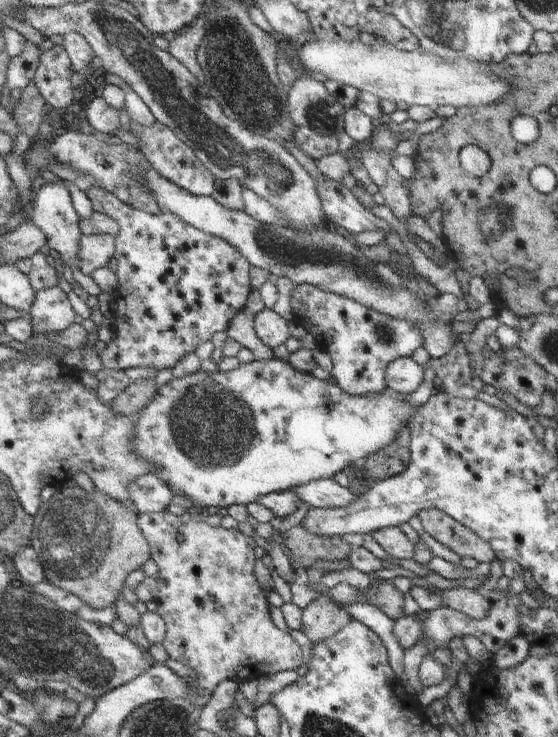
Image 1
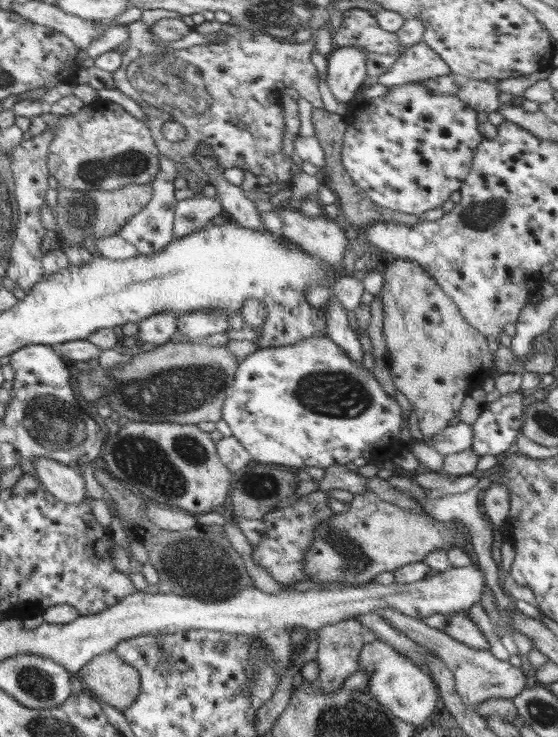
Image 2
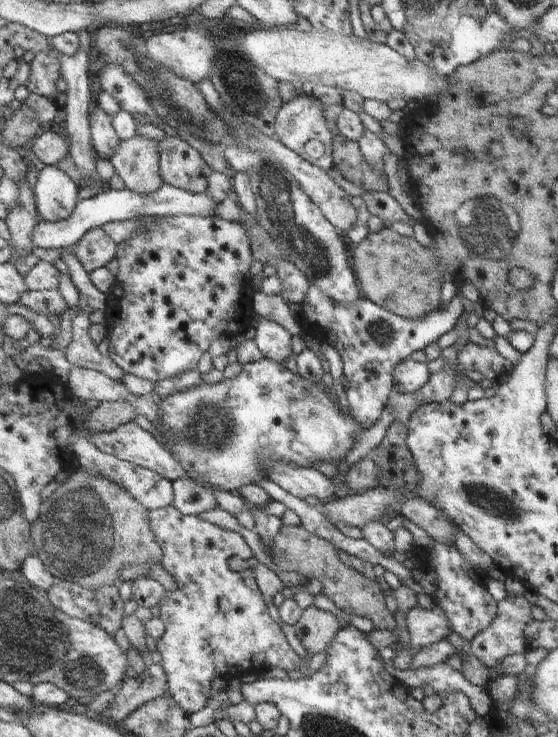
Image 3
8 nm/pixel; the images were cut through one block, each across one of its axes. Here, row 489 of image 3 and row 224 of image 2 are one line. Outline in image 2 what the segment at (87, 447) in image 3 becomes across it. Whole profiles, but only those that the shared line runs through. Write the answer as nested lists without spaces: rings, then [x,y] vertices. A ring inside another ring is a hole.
[[[160,154],[160,172],[150,183],[153,188],[151,200],[141,212],[136,213],[118,229],[117,235],[136,246],[137,253],[140,255],[150,255],[160,251],[174,239],[174,212],[178,202],[175,198],[174,180],[177,176],[176,164],[164,154]]]

